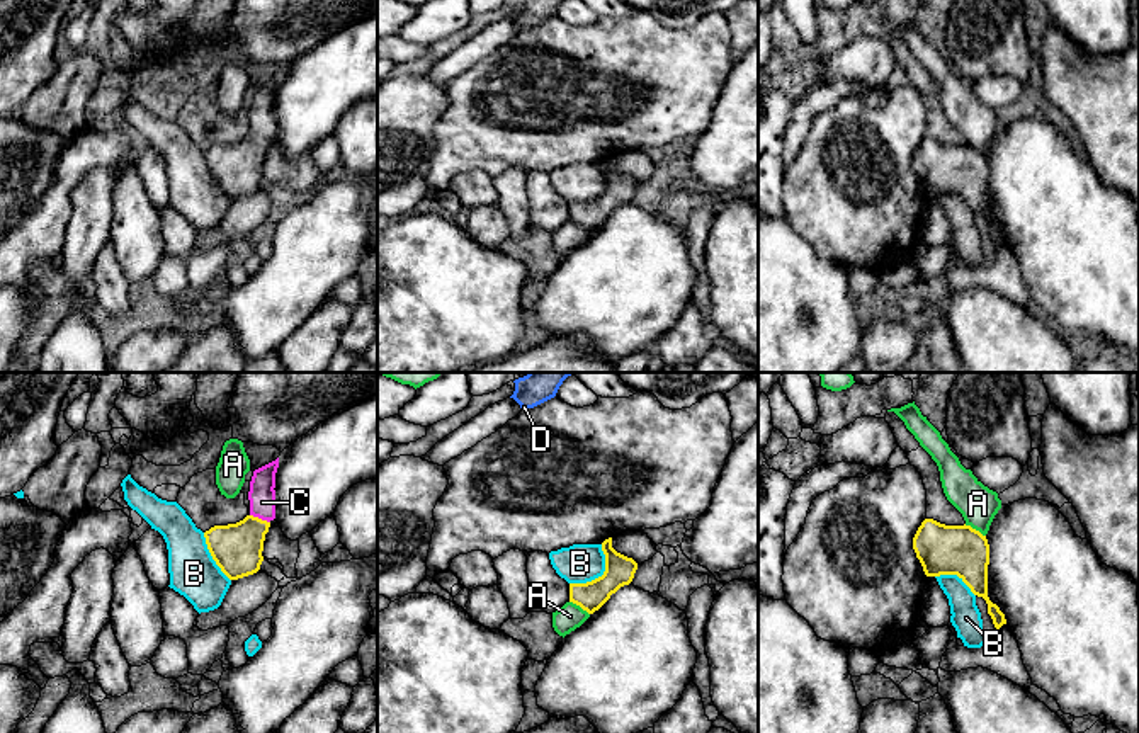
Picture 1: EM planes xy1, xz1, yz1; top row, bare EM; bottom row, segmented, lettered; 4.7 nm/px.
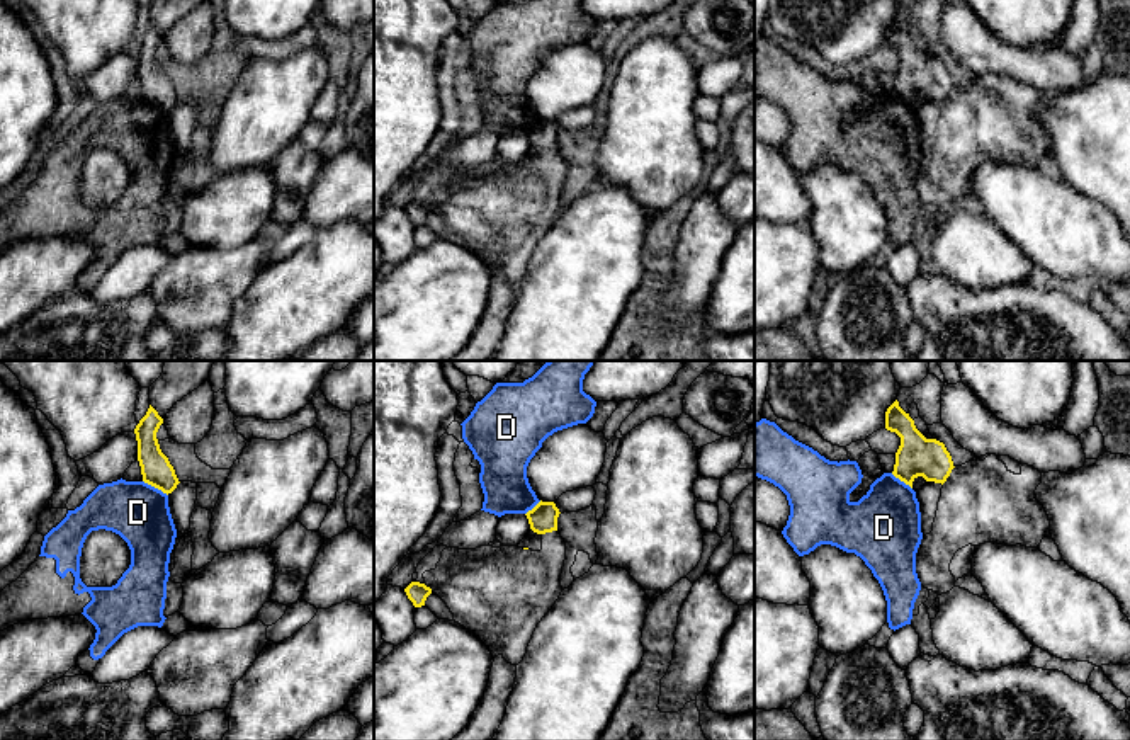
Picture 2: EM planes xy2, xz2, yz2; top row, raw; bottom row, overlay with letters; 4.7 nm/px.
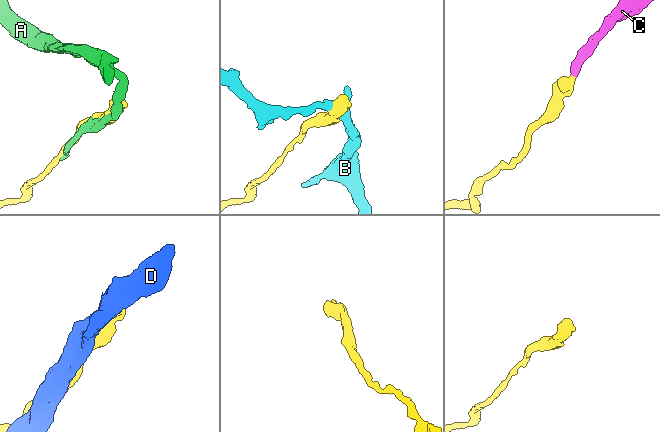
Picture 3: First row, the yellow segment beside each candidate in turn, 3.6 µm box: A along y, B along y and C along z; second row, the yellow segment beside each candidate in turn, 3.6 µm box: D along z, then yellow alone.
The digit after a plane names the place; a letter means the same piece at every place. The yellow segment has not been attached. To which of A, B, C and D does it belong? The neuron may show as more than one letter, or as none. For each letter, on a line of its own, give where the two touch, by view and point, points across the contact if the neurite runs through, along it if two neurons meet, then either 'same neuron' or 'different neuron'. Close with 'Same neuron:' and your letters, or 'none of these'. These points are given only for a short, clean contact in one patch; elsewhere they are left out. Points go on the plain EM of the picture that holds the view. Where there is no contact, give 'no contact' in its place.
A: meets yellow in yz1 at (974, 148); different neuron
B: meets yellow in xz1 at (602, 194); border along xz1 (602, 164), (604, 191), (590, 199), (570, 203); different neuron
C: meets yellow in xy1 at (260, 138); runs through xy1 (237, 167), (260, 138), (262, 114); same neuron
D: meets yellow in xy2 at (155, 106); border along xy2 (143, 99), (167, 114); different neuron
Same neuron: C

